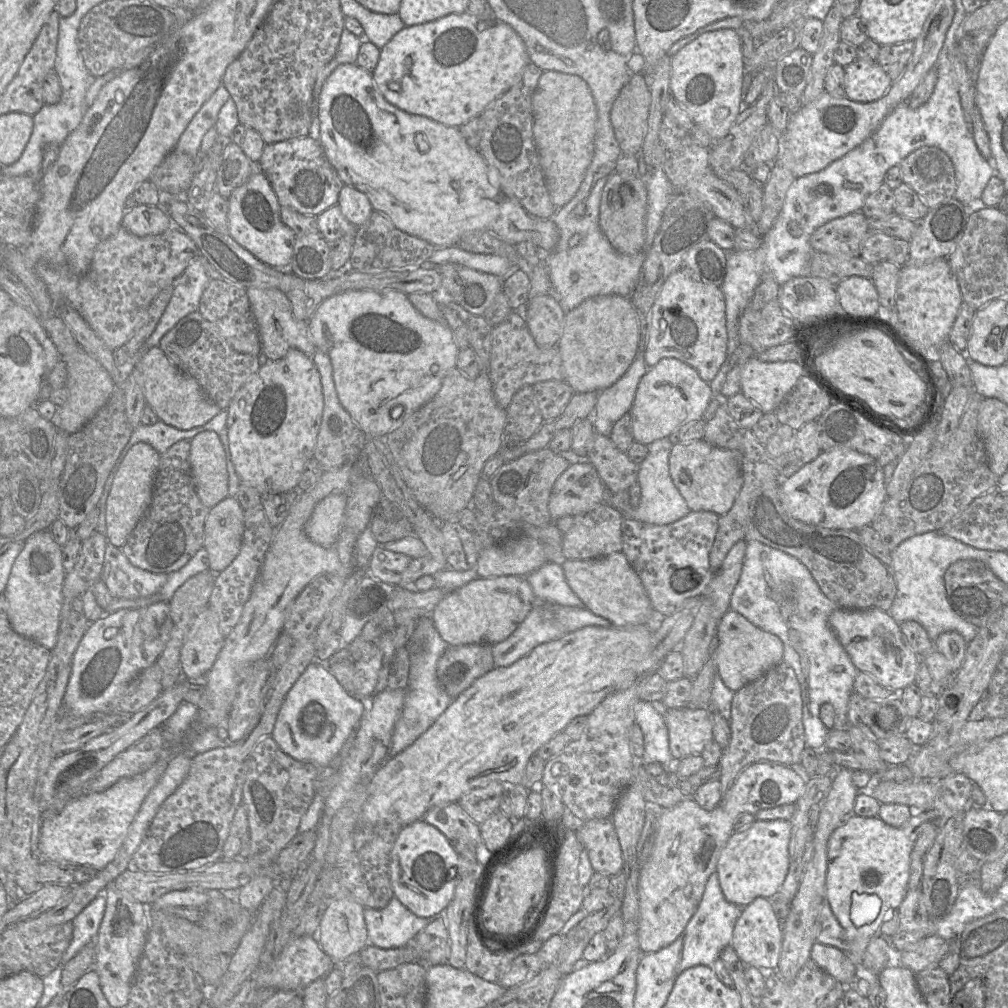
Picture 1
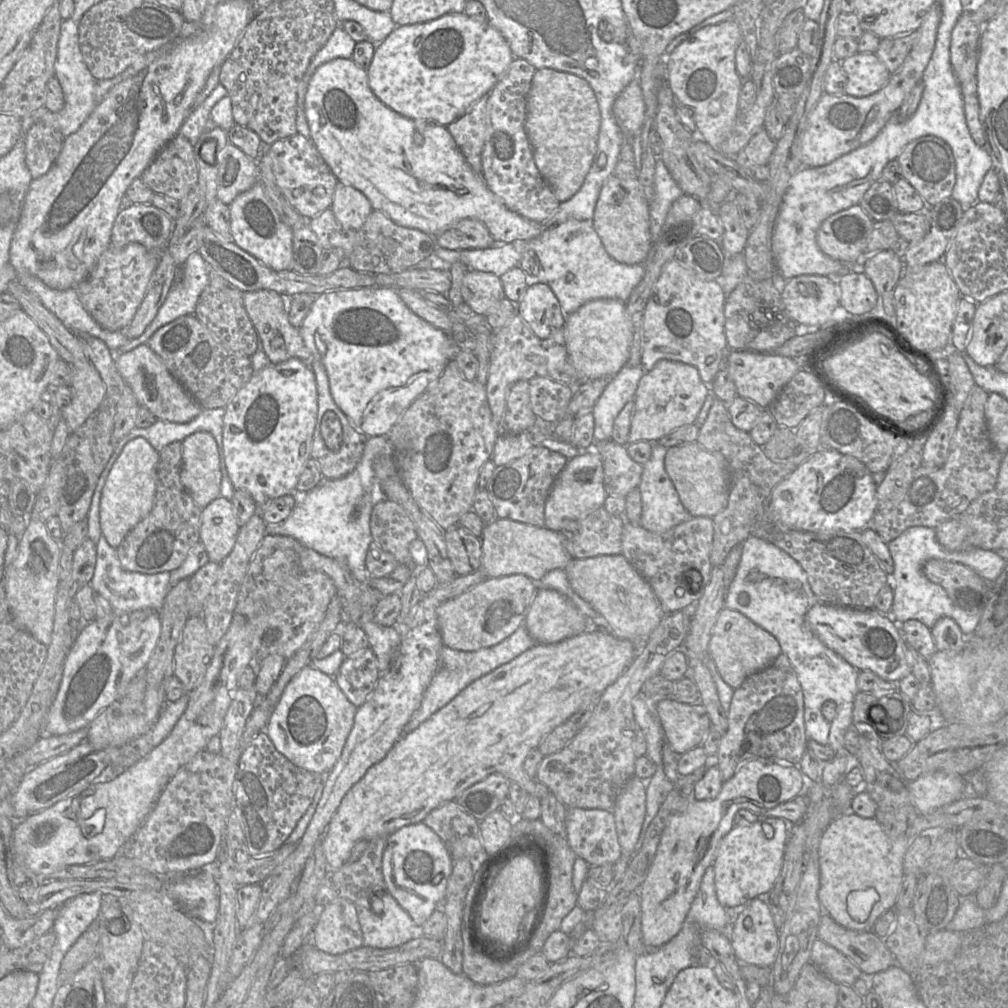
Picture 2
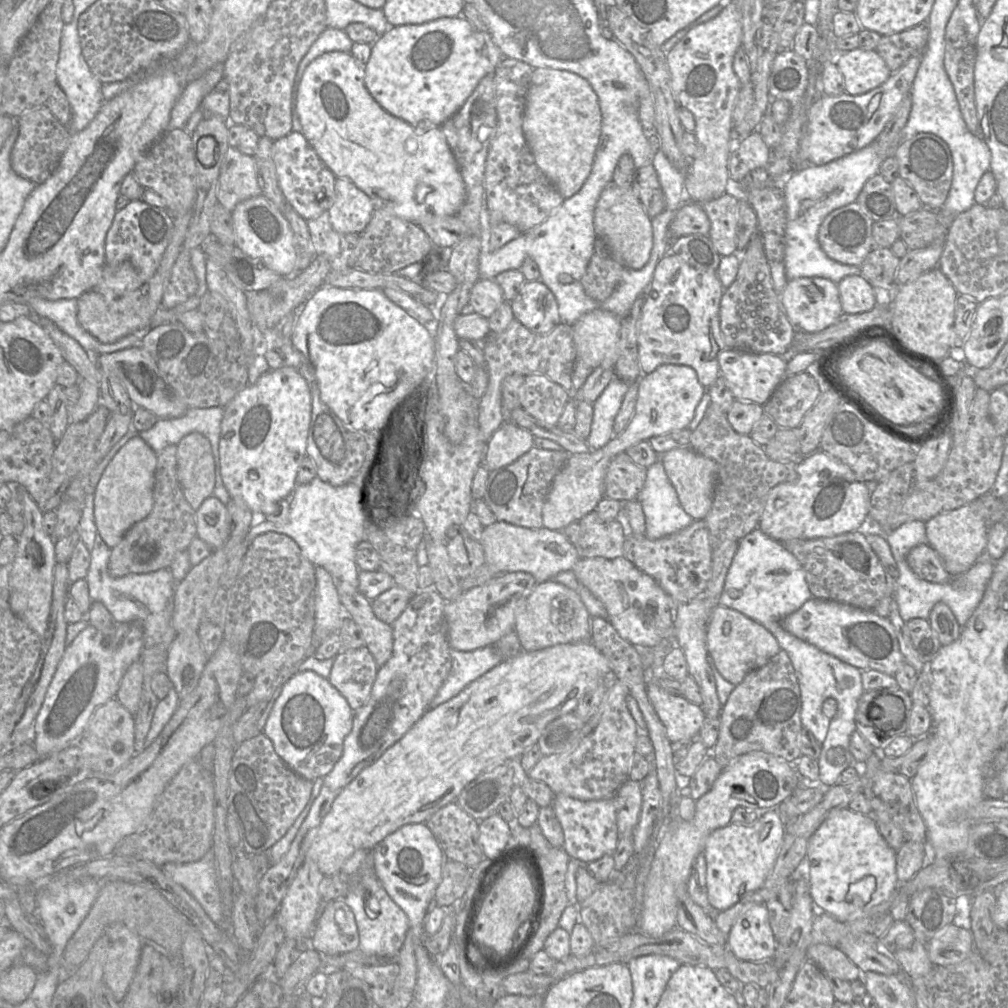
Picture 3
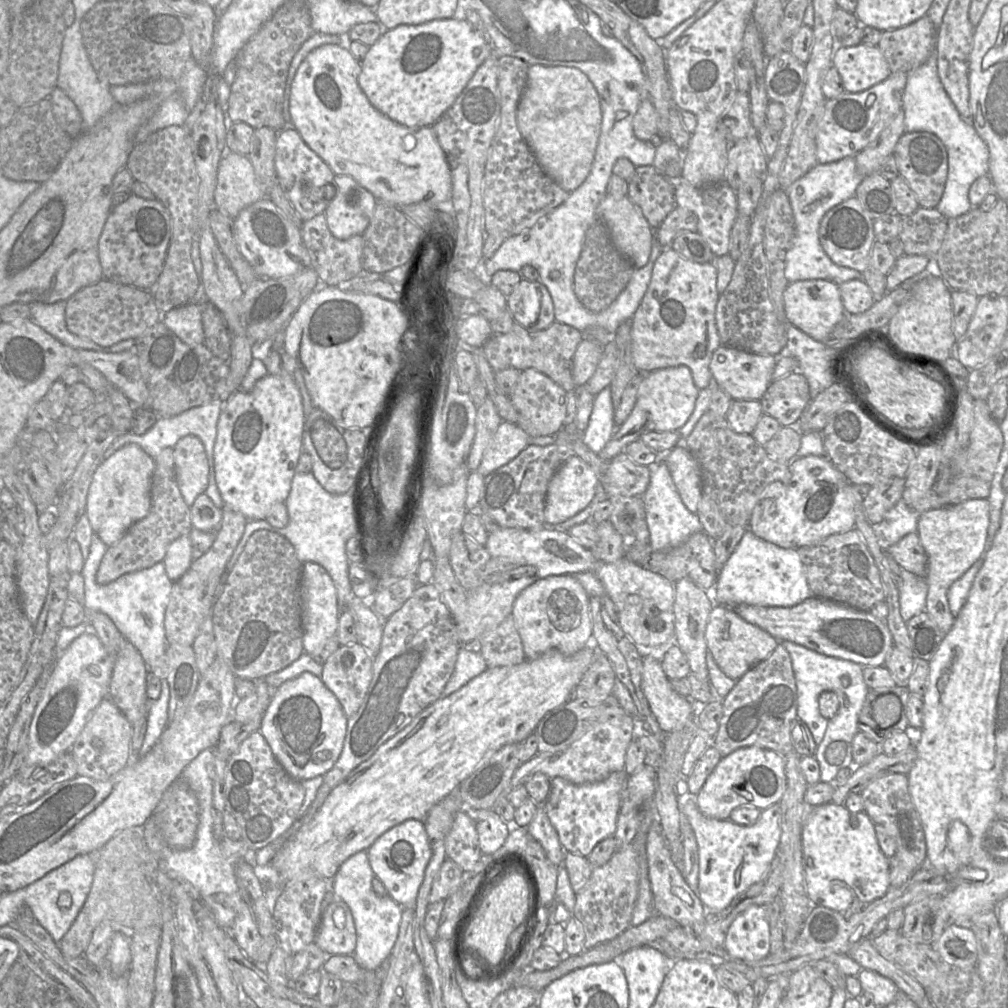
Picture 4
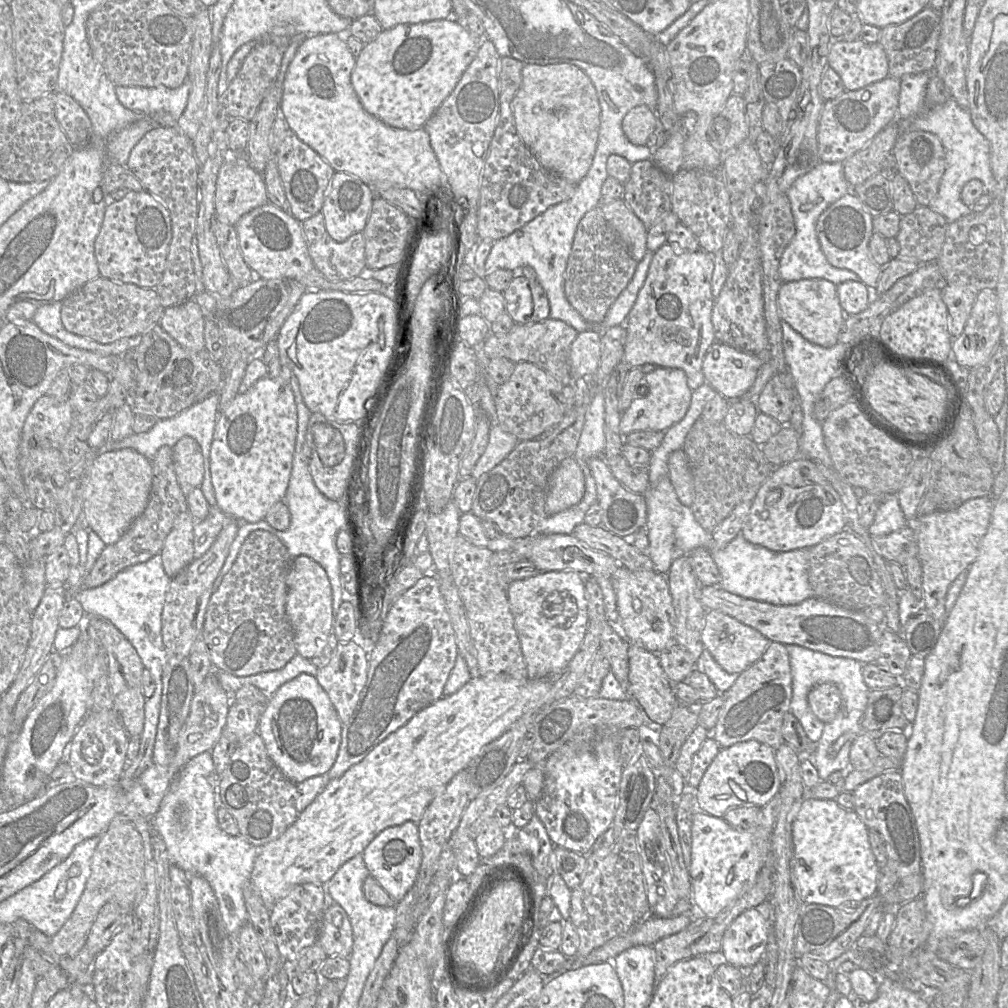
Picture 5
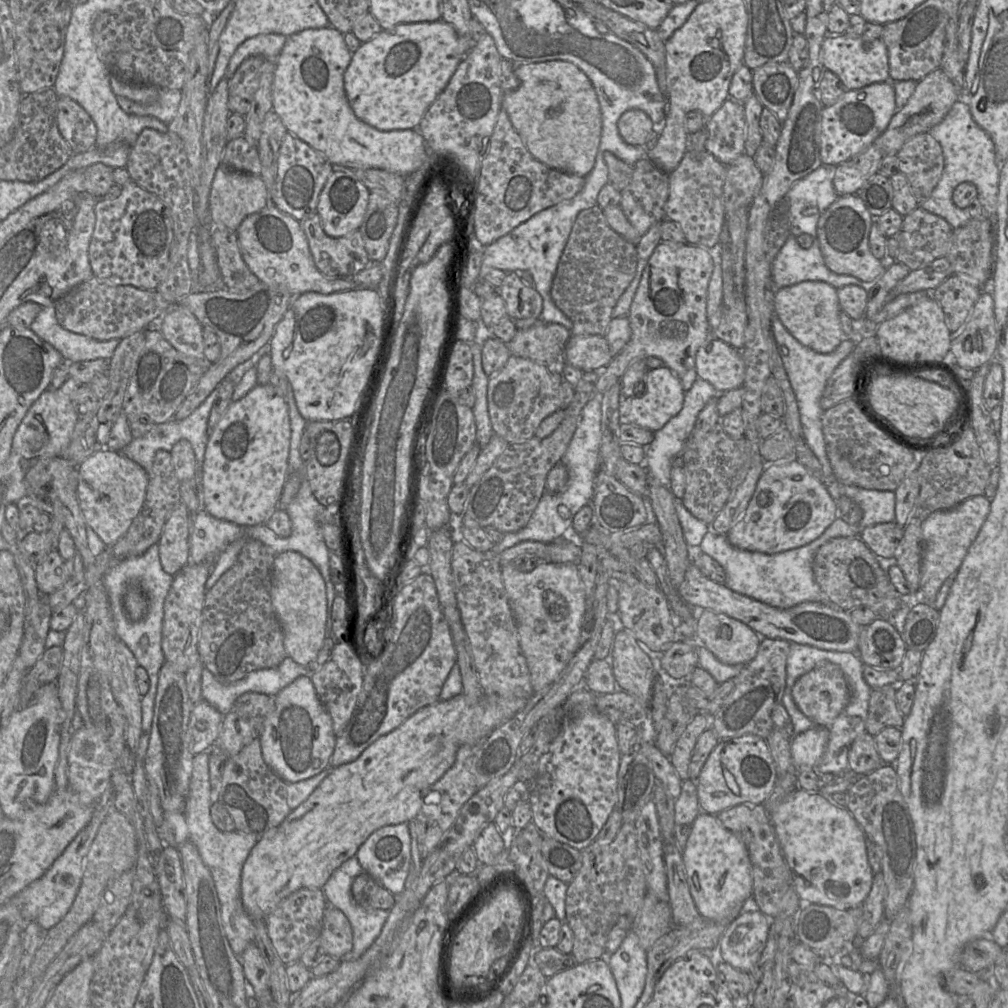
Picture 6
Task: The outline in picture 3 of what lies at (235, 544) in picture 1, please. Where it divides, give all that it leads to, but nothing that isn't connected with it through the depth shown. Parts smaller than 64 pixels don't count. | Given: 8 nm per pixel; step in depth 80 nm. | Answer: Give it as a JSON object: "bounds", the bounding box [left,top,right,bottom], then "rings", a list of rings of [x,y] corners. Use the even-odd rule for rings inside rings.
{"bounds":[195,496,231,550],"rings":[[[214,496],[206,498],[195,511],[196,533],[211,550],[222,547],[230,535],[231,519],[226,505]]]}

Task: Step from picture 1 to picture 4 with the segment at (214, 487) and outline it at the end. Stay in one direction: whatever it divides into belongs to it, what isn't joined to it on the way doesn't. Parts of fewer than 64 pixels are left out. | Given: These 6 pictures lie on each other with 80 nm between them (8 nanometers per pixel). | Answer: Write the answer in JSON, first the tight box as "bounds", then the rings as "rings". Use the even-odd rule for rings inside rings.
{"bounds":[173,435,209,507],"rings":[[[187,435],[178,440],[173,450],[176,481],[185,503],[191,507],[208,486],[209,463],[205,448],[198,437]]]}

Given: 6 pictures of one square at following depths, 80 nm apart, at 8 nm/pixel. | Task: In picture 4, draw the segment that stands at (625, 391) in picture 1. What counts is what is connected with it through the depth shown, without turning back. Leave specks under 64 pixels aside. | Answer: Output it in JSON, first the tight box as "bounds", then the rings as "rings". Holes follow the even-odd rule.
{"bounds":[582,387,617,454],"rings":[[[605,387],[595,397],[593,409],[582,441],[596,454],[610,441],[617,428],[614,421],[615,409],[610,387]]]}

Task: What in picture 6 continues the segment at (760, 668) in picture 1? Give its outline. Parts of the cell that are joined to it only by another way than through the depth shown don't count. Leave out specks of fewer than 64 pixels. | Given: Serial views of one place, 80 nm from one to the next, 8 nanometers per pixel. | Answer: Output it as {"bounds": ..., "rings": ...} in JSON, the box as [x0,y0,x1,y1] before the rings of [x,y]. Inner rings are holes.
{"bounds":[695,609,761,665],"rings":[[[706,609],[697,620],[696,639],[699,641],[699,643],[695,644],[696,647],[706,647],[720,662],[726,665],[749,663],[755,658],[761,643],[761,637],[746,624],[723,613],[717,613]]]}

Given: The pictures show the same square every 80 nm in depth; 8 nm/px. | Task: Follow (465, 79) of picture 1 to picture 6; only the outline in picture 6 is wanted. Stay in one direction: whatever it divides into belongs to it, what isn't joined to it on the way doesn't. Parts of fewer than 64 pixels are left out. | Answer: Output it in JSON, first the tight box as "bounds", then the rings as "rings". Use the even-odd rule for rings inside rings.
{"bounds":[344,20,462,131],"rings":[[[443,20],[399,24],[391,30],[381,30],[352,54],[344,73],[345,94],[355,116],[380,131],[418,129],[424,114],[446,87],[462,59],[461,43],[452,25]]]}

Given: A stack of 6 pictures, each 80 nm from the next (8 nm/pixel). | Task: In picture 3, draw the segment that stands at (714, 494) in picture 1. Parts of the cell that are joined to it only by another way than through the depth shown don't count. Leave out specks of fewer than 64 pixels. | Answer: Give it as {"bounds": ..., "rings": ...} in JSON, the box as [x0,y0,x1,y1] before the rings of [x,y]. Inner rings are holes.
{"bounds":[659,447,718,520],"rings":[[[691,447],[674,448],[659,456],[684,511],[693,520],[704,520],[713,501],[714,488],[718,479],[717,463],[697,453]]]}

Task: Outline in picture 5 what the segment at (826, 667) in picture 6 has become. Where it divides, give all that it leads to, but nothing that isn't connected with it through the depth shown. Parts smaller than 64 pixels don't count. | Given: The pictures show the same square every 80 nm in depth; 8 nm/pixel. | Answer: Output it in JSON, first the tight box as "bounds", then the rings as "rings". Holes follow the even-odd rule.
{"bounds":[808,683,842,724],"rings":[[[821,683],[808,693],[808,704],[814,715],[824,724],[831,722],[842,704],[841,692],[832,683]]]}

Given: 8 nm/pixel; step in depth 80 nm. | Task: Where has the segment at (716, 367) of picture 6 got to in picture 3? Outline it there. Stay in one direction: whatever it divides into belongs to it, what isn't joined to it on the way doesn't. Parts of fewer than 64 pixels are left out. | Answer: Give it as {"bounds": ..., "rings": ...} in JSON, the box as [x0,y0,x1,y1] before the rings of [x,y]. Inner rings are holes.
{"bounds":[719,348,787,405],"rings":[[[726,348],[719,356],[720,375],[735,399],[764,405],[787,375],[787,357],[772,353],[752,353]]]}

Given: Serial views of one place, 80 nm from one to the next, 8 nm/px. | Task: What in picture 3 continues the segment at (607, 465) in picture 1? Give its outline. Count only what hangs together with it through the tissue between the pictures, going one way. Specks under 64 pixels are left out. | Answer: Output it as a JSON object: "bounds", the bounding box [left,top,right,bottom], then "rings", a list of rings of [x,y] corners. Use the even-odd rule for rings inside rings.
{"bounds":[603,452,647,503],"rings":[[[626,452],[618,454],[608,465],[603,482],[603,497],[622,503],[638,499],[646,480],[646,470],[647,468],[637,465]]]}

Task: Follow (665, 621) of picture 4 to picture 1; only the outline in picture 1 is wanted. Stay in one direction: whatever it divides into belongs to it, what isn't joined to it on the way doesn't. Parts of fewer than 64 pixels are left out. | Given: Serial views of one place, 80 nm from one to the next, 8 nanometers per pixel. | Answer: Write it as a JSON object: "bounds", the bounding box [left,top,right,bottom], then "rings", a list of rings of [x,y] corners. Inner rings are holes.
{"bounds":[561,551,654,626],"rings":[[[622,551],[594,559],[566,559],[561,567],[569,587],[581,599],[585,608],[609,620],[613,626],[645,626],[653,615],[654,609],[645,588]]]}

